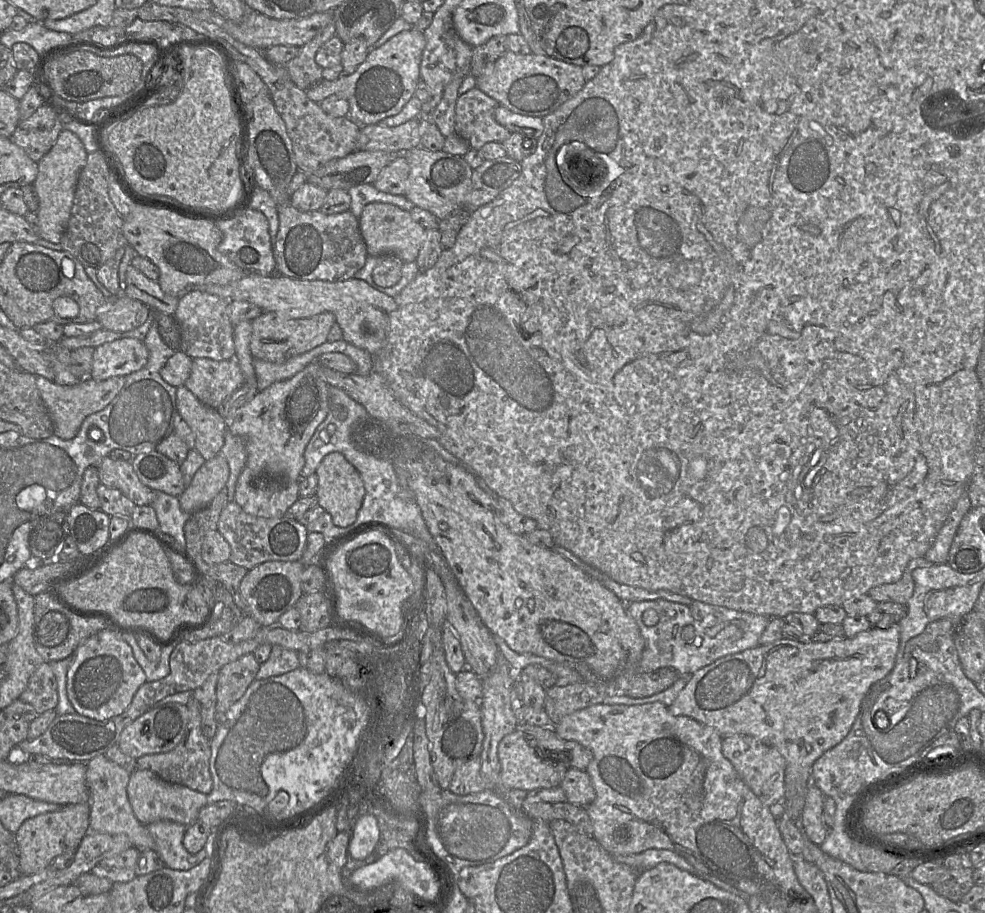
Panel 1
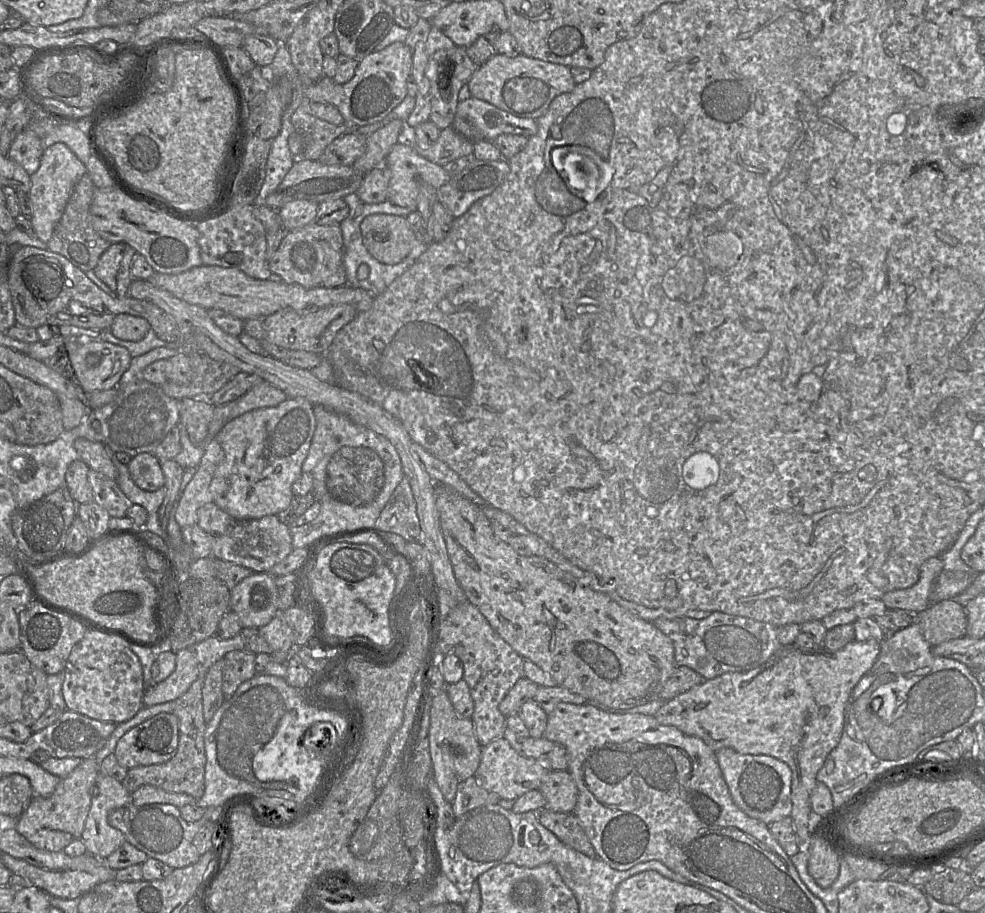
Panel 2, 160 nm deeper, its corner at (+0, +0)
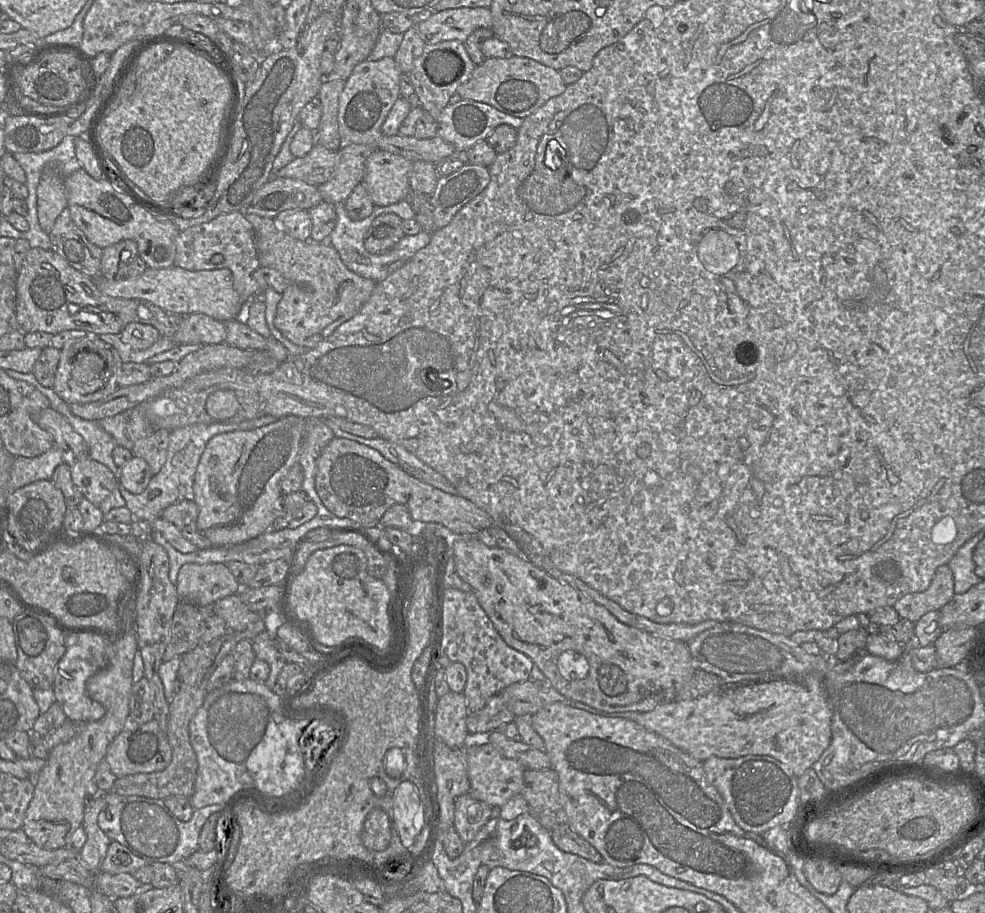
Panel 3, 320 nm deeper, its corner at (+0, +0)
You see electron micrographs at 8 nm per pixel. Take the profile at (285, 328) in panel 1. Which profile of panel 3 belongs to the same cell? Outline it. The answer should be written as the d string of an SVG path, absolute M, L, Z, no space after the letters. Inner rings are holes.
M250 213L244 216L254 229L260 266L277 270L288 281L288 286L277 305L274 324L283 336L292 343L307 349L314 348L329 337L342 323L354 317L370 298L377 283L349 270L341 260L338 251L328 241L300 241L286 233L274 218Z

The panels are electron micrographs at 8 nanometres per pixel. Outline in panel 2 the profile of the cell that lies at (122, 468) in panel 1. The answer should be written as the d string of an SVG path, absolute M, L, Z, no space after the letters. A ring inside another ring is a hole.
M77 438L74 441L74 448L78 459L83 461L89 469L102 473L112 480L117 479L117 469L104 444Z

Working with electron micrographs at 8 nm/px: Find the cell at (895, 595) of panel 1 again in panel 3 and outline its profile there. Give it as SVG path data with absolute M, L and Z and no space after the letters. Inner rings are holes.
M944 564L936 569L931 584L925 591L901 597L893 608L900 618L916 623L927 612L939 611L954 594L953 573L949 566Z

